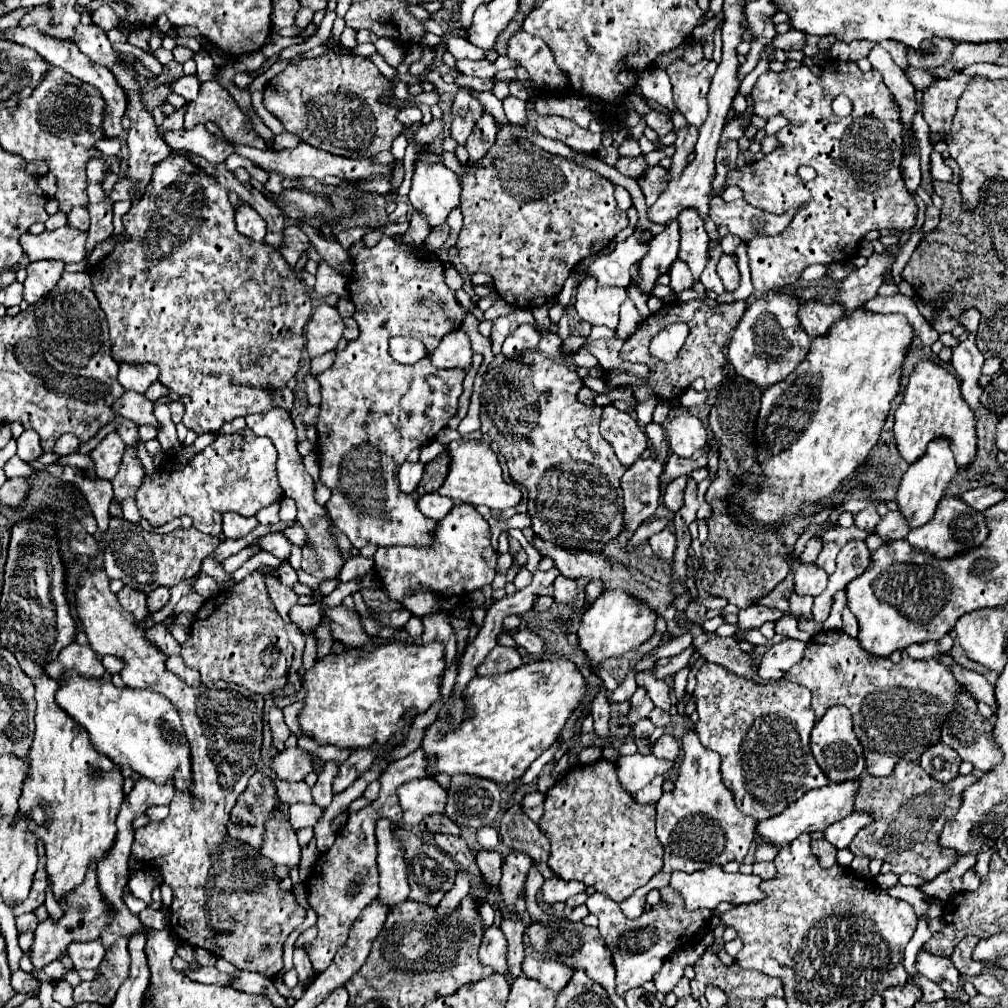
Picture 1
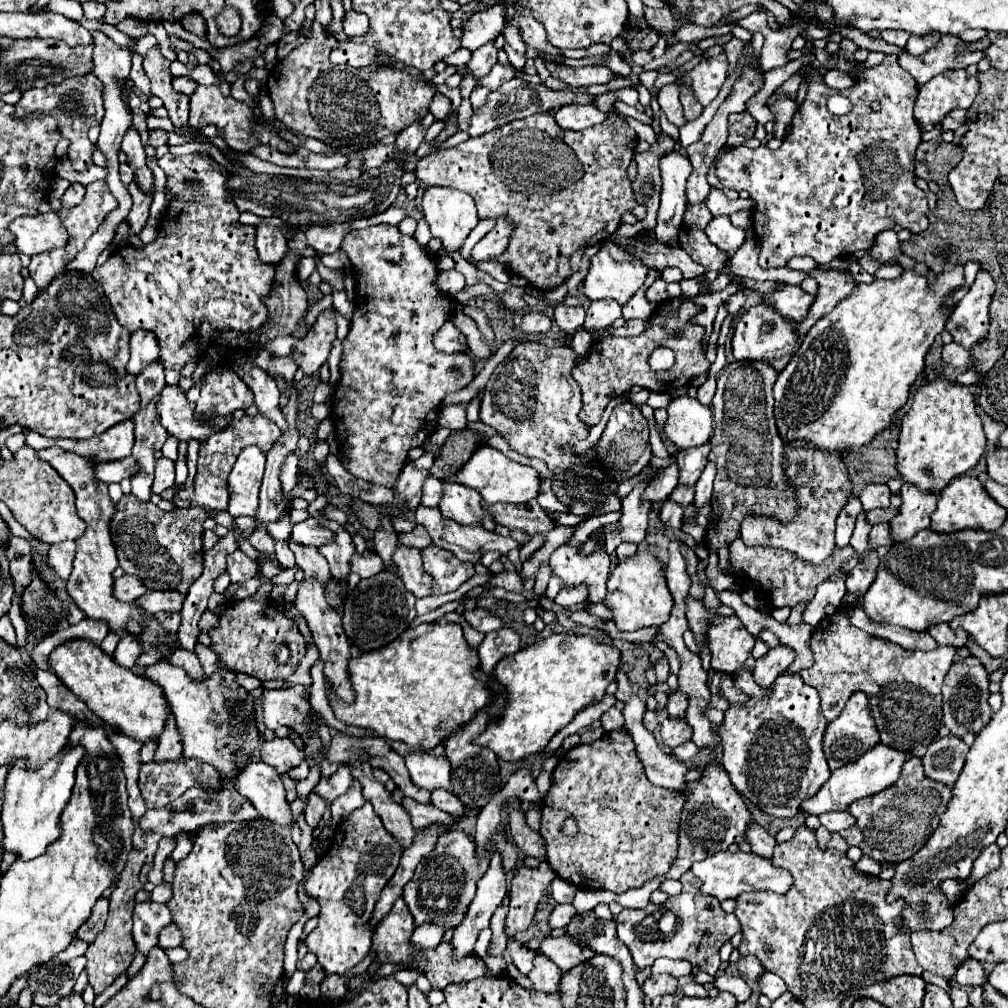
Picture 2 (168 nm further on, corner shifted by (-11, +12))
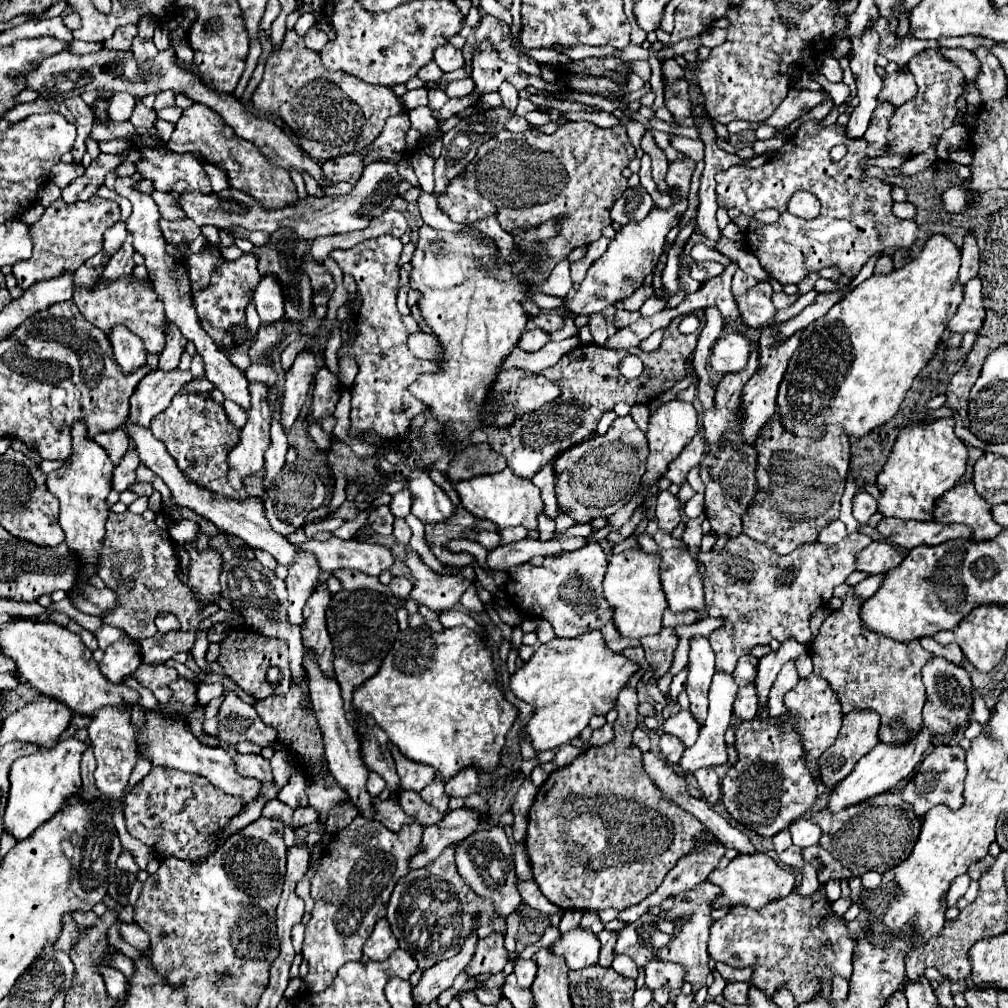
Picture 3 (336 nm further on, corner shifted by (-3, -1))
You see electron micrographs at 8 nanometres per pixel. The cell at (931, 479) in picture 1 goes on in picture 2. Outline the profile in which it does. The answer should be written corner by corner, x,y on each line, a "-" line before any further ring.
903,483
901,487
903,505
899,513
891,519
891,529
895,533
895,543
911,539
917,531
927,529
933,511
937,509
939,495
933,491
921,491
913,483

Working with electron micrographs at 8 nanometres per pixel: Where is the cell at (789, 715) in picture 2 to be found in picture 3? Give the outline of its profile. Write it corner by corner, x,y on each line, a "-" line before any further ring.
787,716
785,726
777,726
775,720
751,720
735,726
735,748
739,752
739,762
727,770
725,780
721,782
721,800
725,810
743,826
757,832
759,836
775,836
791,820
801,818
815,802
817,798
817,782
813,780
811,772
807,772
807,766
803,764
803,746
799,744
799,738
793,730
793,720

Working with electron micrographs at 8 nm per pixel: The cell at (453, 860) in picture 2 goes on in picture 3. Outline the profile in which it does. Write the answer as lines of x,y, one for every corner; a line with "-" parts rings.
445,848
439,858
421,868
421,876
405,876
399,880
387,906
387,922
399,940
399,948
409,950
421,970
431,968
437,960
455,956
473,930
477,938
493,932
505,934
507,930
507,916
495,912
491,900
477,896
463,882
455,868
451,848

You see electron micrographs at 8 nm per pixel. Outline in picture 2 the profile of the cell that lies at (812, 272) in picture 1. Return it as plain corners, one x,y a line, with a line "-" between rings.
795,257
795,259
791,259
791,263
789,263
787,267
791,267
791,269
799,269
799,271
809,273
809,271
813,271
813,269
817,267
817,263
815,263
811,257

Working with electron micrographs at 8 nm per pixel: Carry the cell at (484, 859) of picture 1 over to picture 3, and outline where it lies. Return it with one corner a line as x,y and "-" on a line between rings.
469,936
461,948
459,954
455,954
449,960
437,962
433,968
425,970
419,984
413,986
413,1000
415,1004
431,1004
433,1000
439,998
439,994
447,988
453,986
455,978
463,972
463,968
467,966
467,960
471,960
473,952
475,952
475,936

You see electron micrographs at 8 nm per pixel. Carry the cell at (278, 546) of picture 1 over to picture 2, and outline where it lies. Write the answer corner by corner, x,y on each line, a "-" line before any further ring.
309,517
301,523
293,525
293,533
291,539
297,545
313,545
313,547
321,547
323,543
331,541
331,531
327,531
325,527
319,527
315,517

